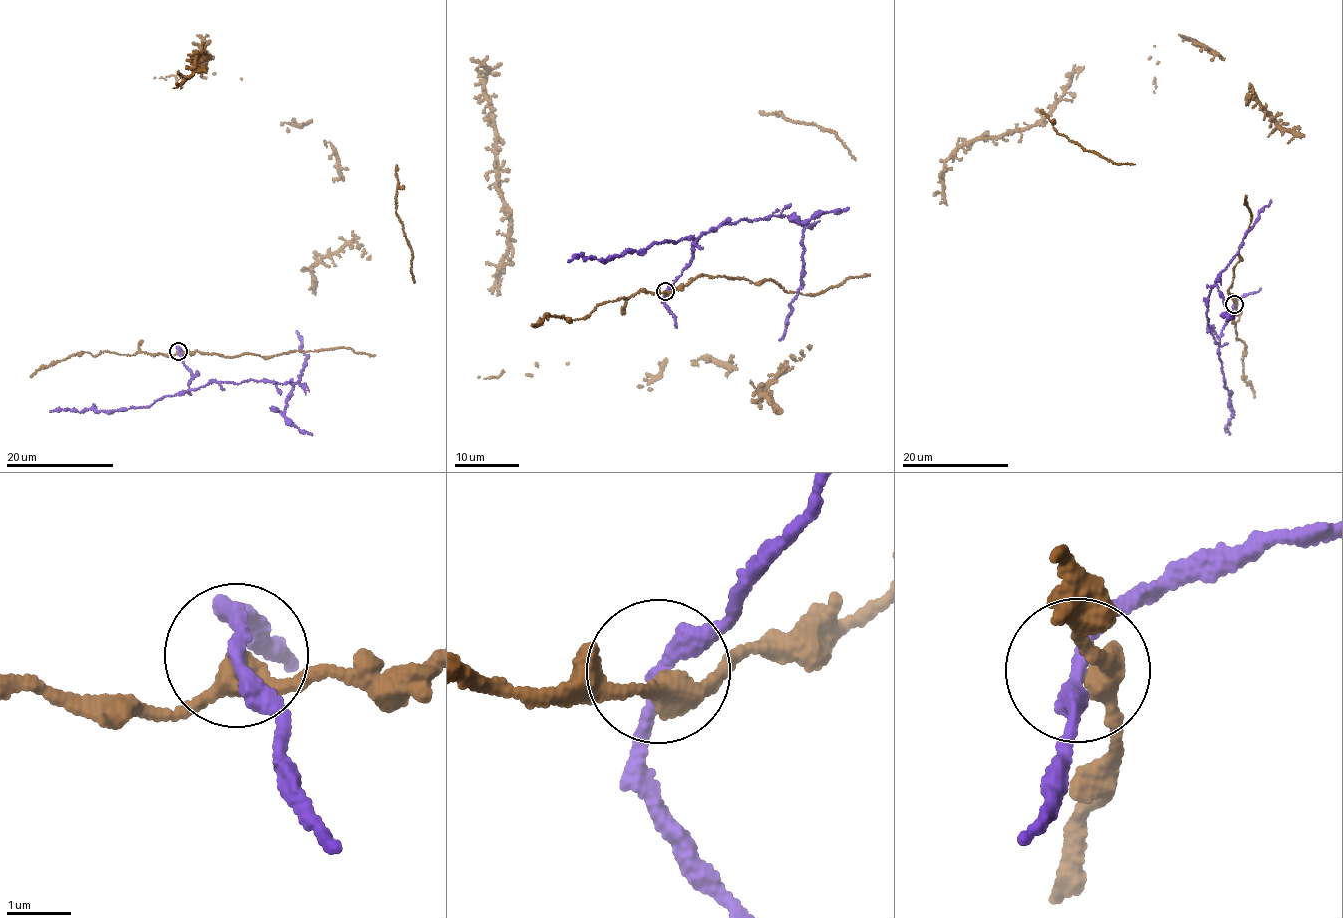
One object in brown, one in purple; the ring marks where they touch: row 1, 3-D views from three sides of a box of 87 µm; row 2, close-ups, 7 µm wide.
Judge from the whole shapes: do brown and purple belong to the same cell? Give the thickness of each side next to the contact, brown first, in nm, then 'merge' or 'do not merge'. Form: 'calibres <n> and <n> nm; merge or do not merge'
calibres 320 and 220 nm; do not merge

